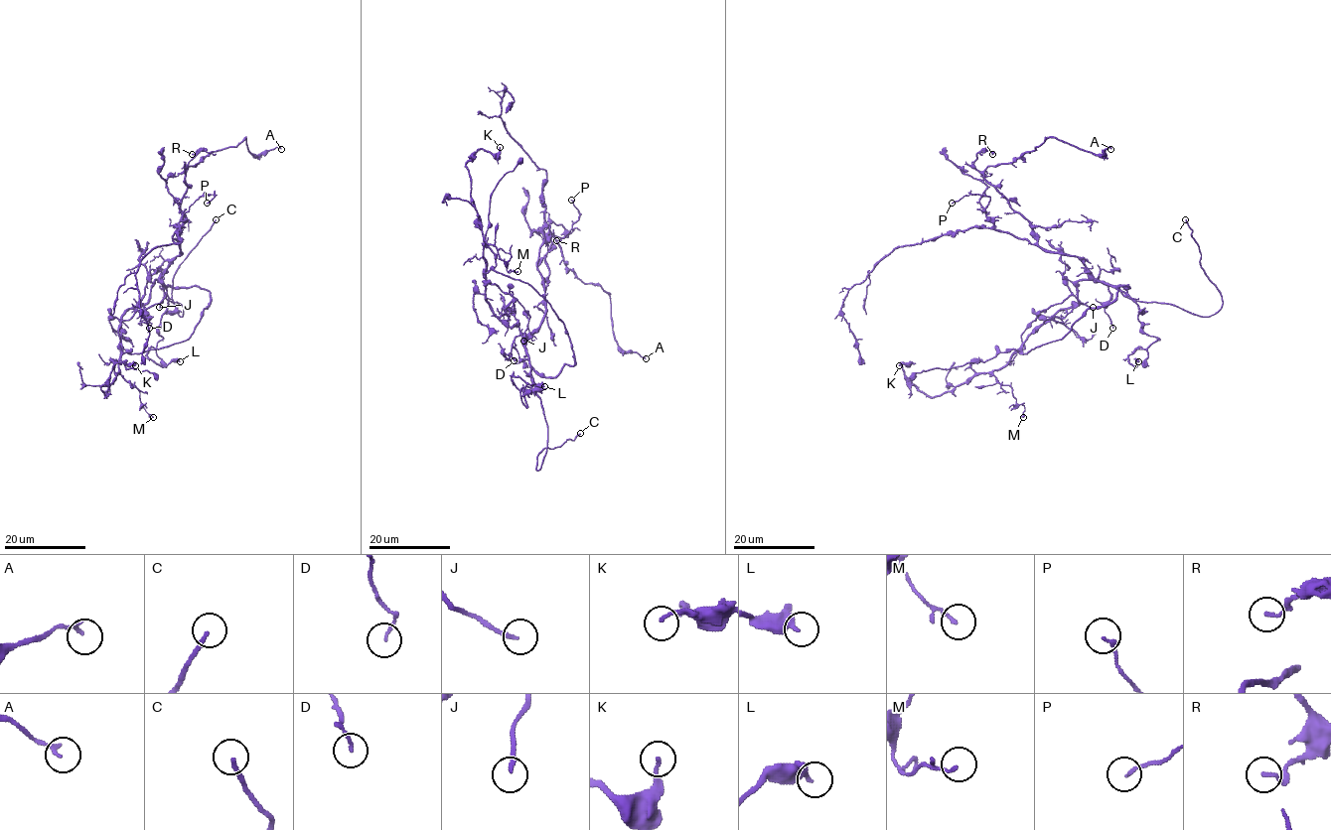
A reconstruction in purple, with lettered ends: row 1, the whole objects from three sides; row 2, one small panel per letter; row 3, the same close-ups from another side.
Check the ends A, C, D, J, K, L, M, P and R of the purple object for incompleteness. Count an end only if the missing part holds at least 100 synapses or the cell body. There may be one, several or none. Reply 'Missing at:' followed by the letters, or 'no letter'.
Missing at: C

